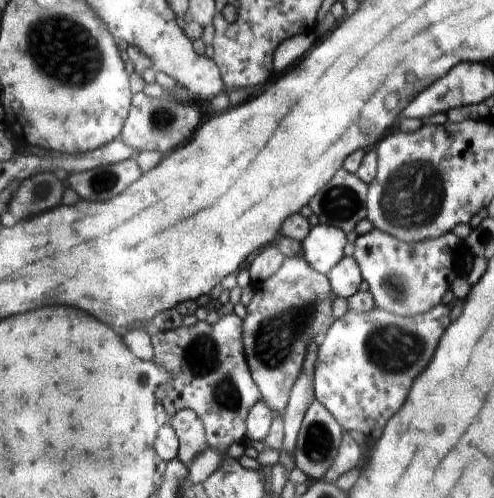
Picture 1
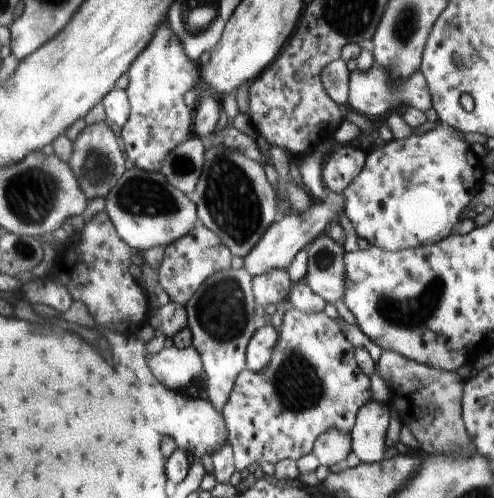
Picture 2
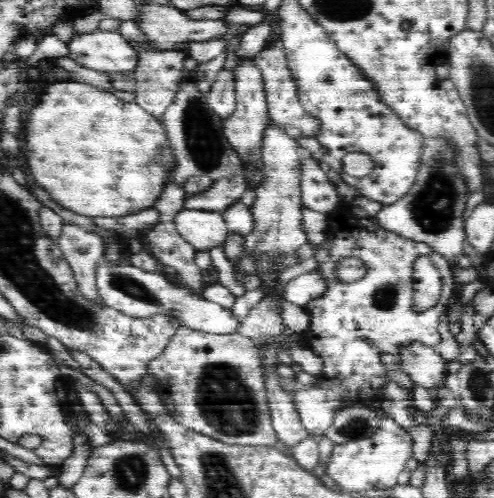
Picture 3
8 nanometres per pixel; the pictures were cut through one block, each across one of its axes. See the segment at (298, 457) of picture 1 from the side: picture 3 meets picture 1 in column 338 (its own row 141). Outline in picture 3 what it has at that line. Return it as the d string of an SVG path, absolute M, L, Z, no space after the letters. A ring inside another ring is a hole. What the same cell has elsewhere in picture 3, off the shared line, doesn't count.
M448 132L444 134L422 134L420 136L420 154L416 158L416 178L412 186L396 198L396 202L382 206L378 212L380 222L384 224L384 230L396 232L398 236L406 236L416 242L424 242L436 254L442 254L452 270L452 292L448 294L448 300L444 304L442 314L446 316L448 324L460 322L464 314L464 286L458 278L460 274L460 258L464 258L464 246L468 242L468 224L466 224L466 212L470 202L470 182L464 174L460 162L456 158L460 154L460 148L456 144L456 138Z

